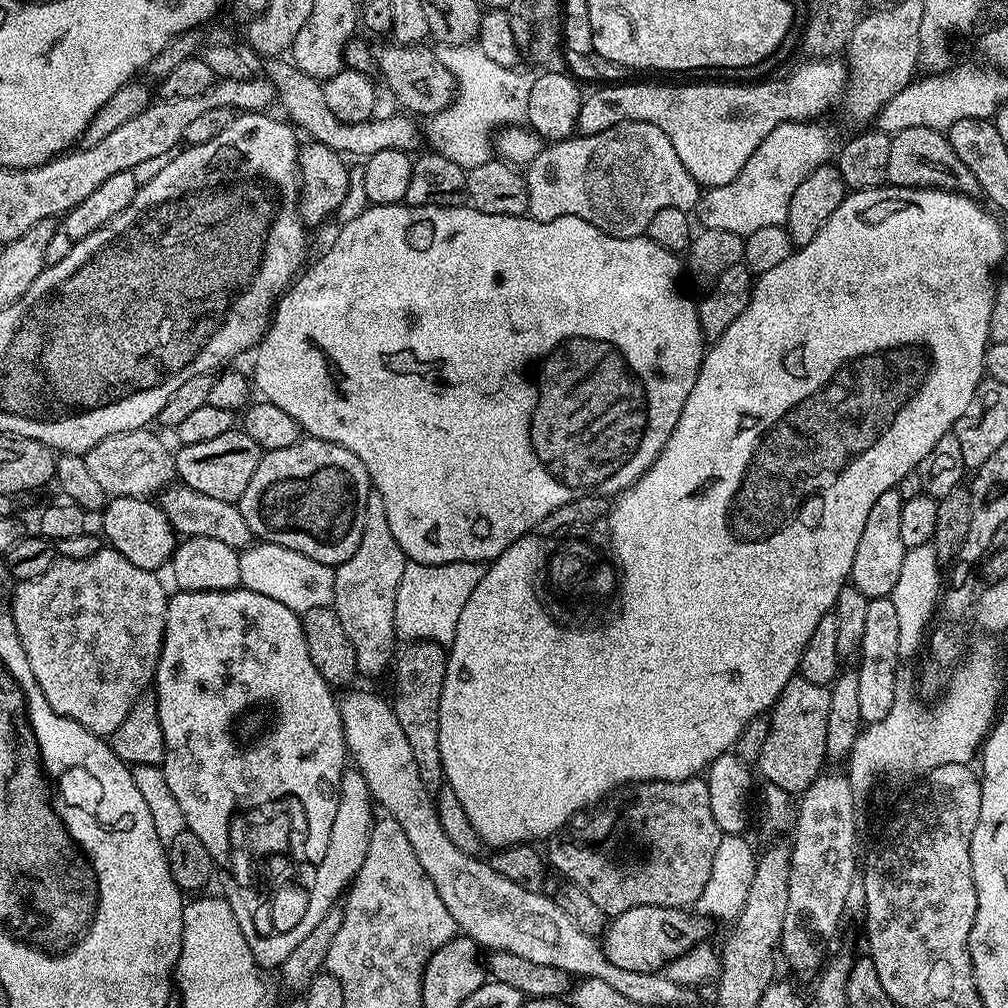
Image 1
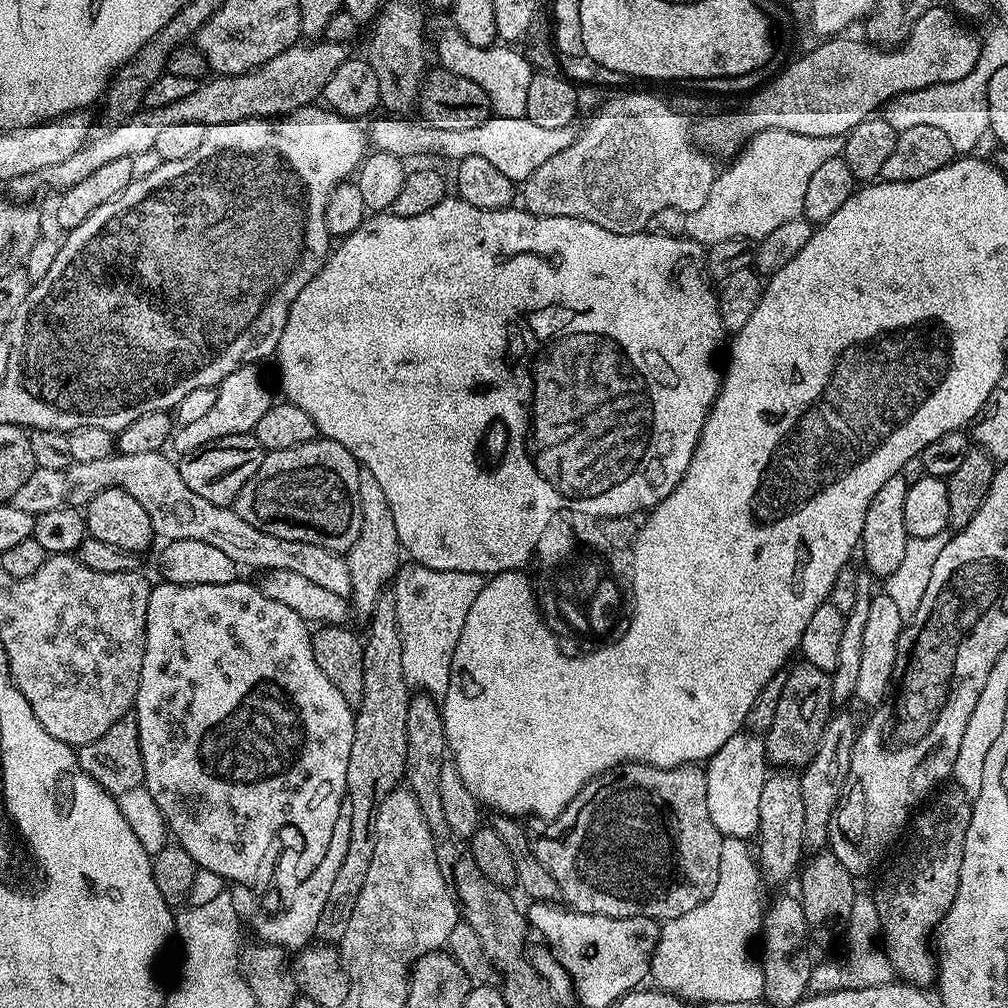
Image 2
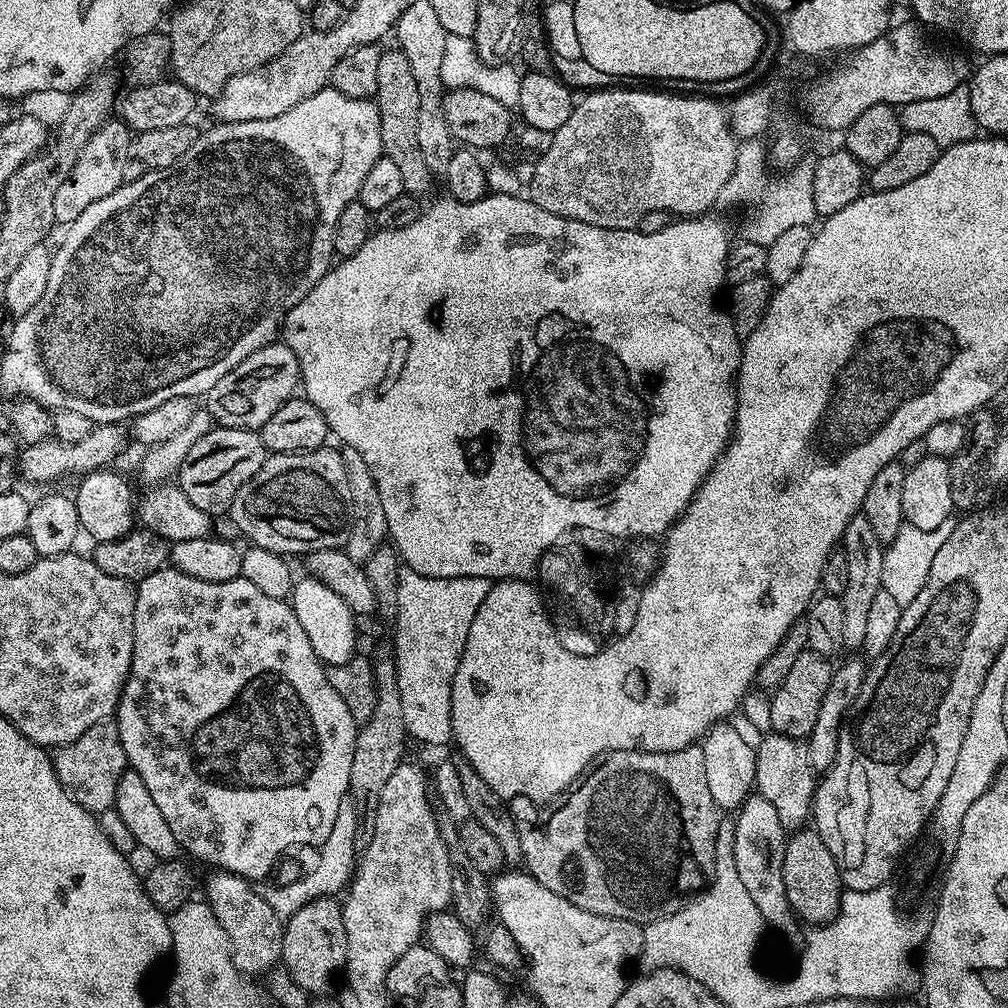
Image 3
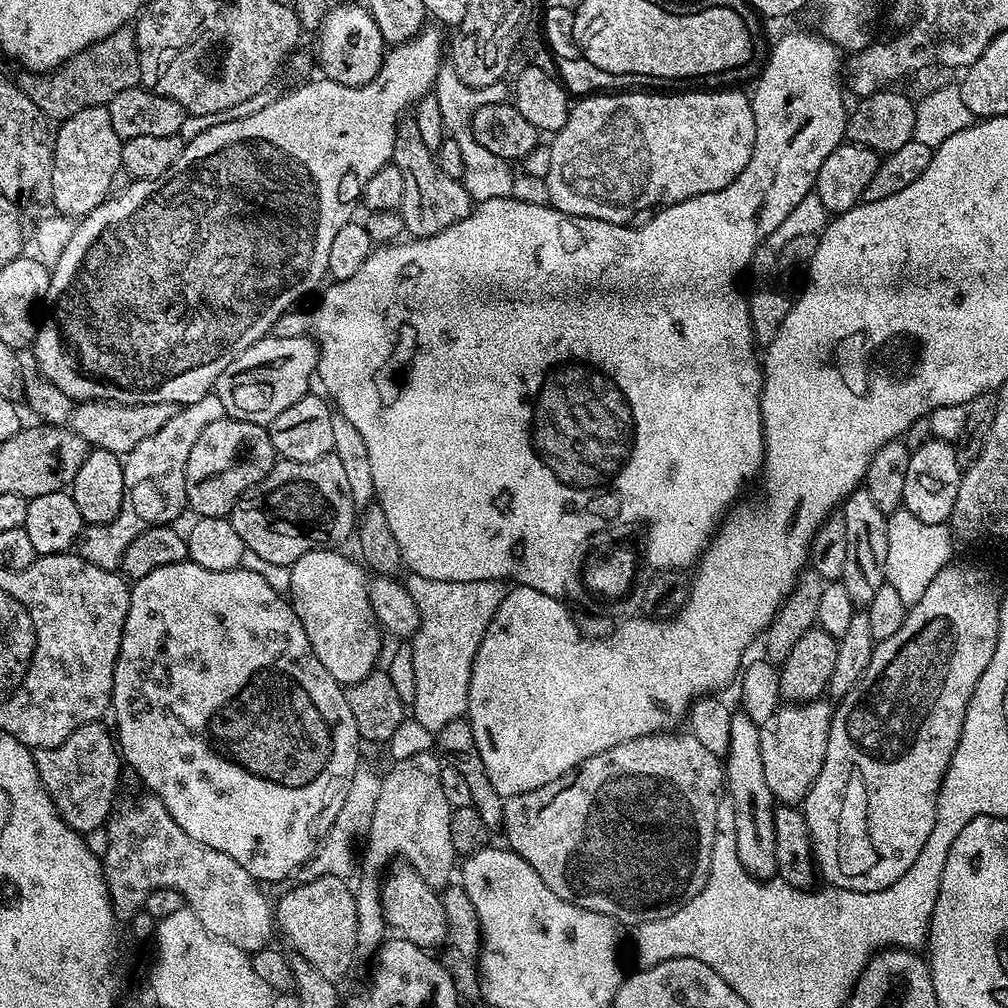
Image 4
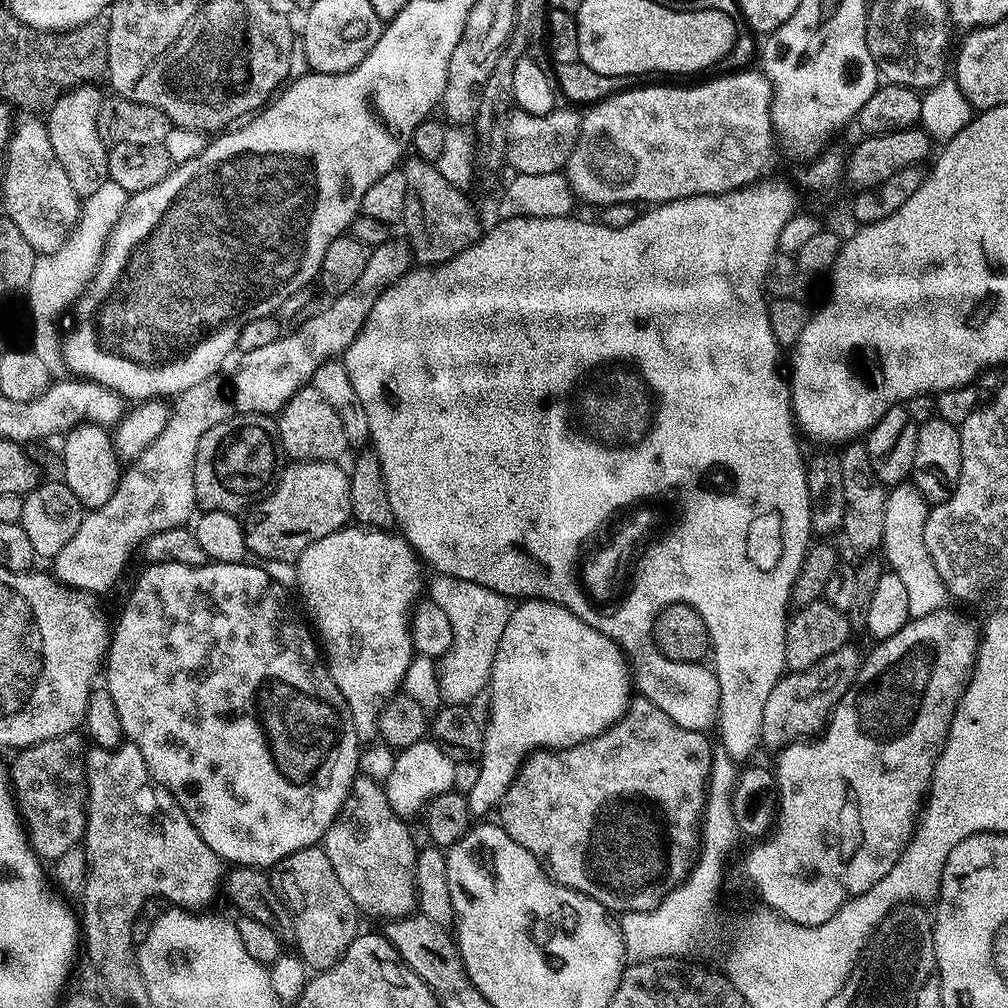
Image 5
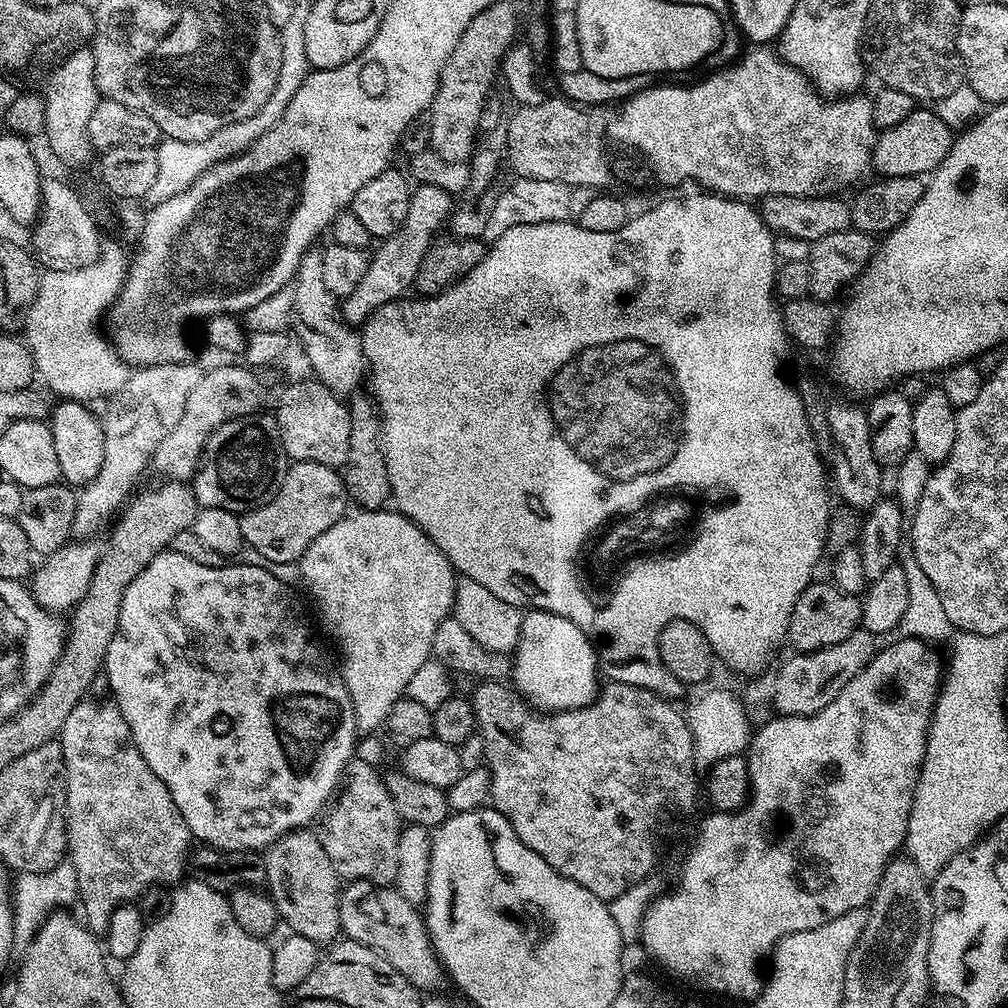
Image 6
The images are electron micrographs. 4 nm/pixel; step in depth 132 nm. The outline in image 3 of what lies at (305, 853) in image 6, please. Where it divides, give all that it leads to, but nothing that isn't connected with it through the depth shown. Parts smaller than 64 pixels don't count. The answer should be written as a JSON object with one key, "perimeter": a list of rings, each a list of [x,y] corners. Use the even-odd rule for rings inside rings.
{"perimeter":[[[336,898],[312,900],[298,914],[294,914],[284,924],[284,941],[280,955],[283,967],[302,986],[302,990],[316,998],[329,995],[336,975],[345,971],[348,963],[348,939],[344,925],[342,904]]]}

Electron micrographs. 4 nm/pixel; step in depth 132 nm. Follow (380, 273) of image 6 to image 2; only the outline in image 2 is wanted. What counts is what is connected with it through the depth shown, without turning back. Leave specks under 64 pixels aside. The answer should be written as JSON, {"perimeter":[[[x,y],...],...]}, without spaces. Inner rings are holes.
{"perimeter":[[[241,366],[223,380],[216,388],[214,406],[210,406],[207,414],[189,424],[180,424],[172,433],[170,448],[176,451],[177,457],[190,454],[190,450],[198,450],[198,446],[206,446],[206,442],[214,442],[214,438],[230,438],[231,436],[249,435],[274,403],[272,392],[264,381],[264,376],[256,366]]]}

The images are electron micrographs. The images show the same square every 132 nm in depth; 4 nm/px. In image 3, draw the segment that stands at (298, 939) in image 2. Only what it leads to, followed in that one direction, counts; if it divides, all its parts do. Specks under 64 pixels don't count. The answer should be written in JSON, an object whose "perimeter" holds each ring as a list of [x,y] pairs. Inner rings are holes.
{"perimeter":[[[344,796],[342,806],[338,806],[338,815],[334,818],[334,830],[330,830],[330,838],[326,838],[326,842],[319,845],[322,850],[322,859],[319,862],[320,868],[312,872],[312,876],[309,876],[306,882],[293,884],[287,890],[273,891],[265,899],[270,906],[270,910],[274,910],[274,914],[279,920],[286,922],[291,916],[298,914],[298,910],[302,910],[302,906],[306,906],[312,900],[335,897],[340,894],[336,892],[342,891],[341,893],[343,893],[349,887],[358,863],[356,831],[358,830],[359,817],[360,812],[354,806],[351,796]]]}

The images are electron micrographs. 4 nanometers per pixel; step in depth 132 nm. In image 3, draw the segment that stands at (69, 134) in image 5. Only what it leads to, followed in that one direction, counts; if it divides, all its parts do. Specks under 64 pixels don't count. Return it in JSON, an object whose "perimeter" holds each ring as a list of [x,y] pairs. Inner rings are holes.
{"perimeter":[[[119,118],[107,120],[94,134],[90,134],[90,142],[82,146],[82,154],[78,154],[78,162],[74,162],[74,170],[58,190],[54,190],[54,218],[56,224],[67,226],[73,224],[94,202],[102,202],[102,198],[110,198],[114,190],[125,183],[122,178],[126,160],[133,155],[134,136]]]}

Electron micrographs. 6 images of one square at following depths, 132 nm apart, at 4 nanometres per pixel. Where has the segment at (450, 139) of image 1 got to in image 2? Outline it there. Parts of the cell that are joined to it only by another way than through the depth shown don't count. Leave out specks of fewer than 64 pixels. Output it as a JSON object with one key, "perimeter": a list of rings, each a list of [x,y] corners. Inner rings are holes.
{"perimeter":[[[455,26],[448,29],[436,40],[436,48],[440,52],[465,52],[454,64],[455,69],[463,76],[470,78],[472,82],[478,82],[486,90],[486,94],[492,103],[492,111],[498,116],[522,116],[526,110],[526,93],[530,90],[530,82],[534,75],[534,69],[528,63],[527,55],[522,51],[515,52],[512,46],[470,46],[466,38]]]}

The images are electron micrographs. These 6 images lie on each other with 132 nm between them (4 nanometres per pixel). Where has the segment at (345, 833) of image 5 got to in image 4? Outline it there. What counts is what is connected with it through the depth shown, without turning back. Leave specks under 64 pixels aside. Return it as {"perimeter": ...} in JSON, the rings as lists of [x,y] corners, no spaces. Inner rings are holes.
{"perimeter":[[[403,862],[393,863],[386,875],[380,884],[380,905],[384,908],[387,927],[421,950],[436,950],[440,943],[443,945],[448,939],[448,922],[441,893]]]}

